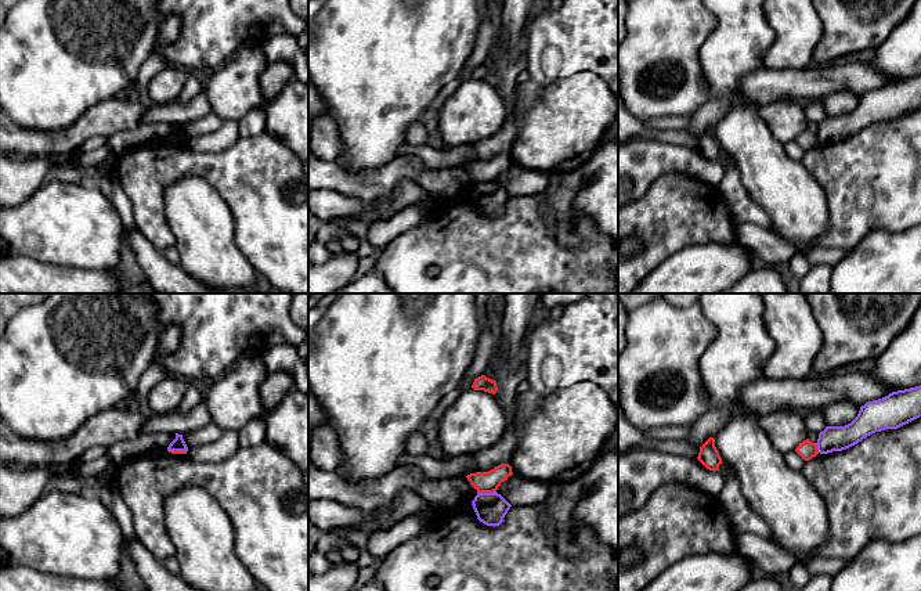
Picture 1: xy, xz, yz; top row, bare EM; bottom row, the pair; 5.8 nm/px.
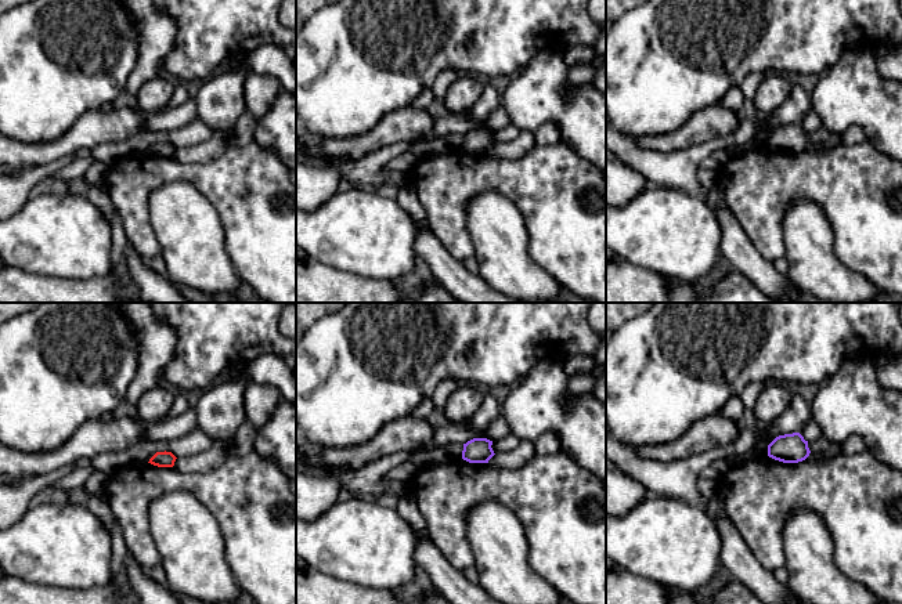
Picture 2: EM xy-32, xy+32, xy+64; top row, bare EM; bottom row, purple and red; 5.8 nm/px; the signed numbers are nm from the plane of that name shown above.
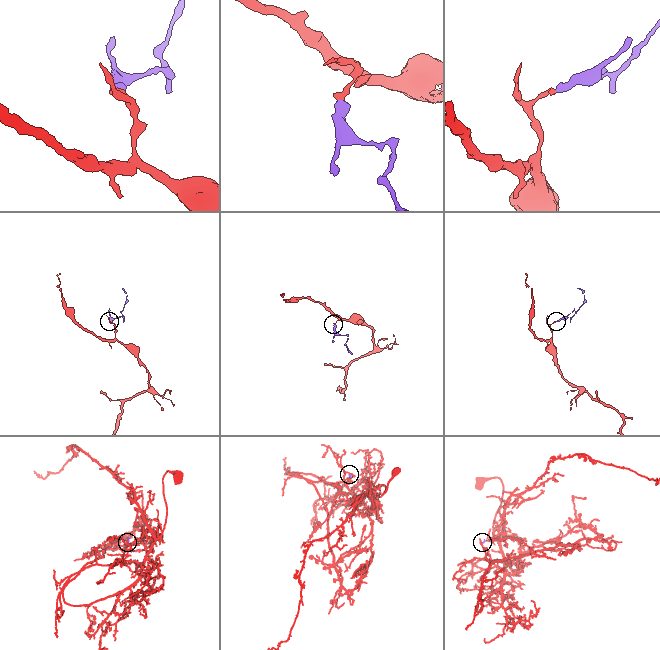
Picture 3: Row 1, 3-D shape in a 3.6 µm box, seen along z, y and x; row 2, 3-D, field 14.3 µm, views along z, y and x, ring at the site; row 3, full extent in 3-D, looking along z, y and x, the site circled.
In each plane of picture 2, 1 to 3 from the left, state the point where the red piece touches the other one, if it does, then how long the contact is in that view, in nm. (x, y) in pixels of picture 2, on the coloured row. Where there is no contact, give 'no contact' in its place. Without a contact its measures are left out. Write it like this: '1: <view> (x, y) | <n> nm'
1: no contact
2: no contact
3: no contact

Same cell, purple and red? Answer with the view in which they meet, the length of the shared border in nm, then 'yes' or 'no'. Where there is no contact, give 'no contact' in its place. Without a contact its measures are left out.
xz | 110 nm | no

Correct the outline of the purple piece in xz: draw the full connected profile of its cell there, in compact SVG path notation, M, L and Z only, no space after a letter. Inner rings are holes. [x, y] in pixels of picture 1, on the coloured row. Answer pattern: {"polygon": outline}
{"polygon": "M496 491L477 493L472 501L477 519L487 526L499 526L510 509L510 504Z"}

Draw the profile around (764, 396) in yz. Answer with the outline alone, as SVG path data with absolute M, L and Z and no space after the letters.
M870 372L813 375L806 379L784 381L762 378L741 388L740 404L747 412L759 417L779 410L805 414L820 411L835 401L850 401L862 407L889 393L892 389L877 381Z

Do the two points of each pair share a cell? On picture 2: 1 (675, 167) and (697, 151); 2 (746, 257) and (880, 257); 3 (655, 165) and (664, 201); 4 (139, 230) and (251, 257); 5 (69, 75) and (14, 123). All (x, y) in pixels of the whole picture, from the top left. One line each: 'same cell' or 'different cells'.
1: same cell
2: different cells
3: different cells
4: same cell
5: same cell

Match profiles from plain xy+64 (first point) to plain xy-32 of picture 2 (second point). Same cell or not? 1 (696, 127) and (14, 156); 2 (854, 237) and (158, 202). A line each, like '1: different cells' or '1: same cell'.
1: same cell
2: different cells

